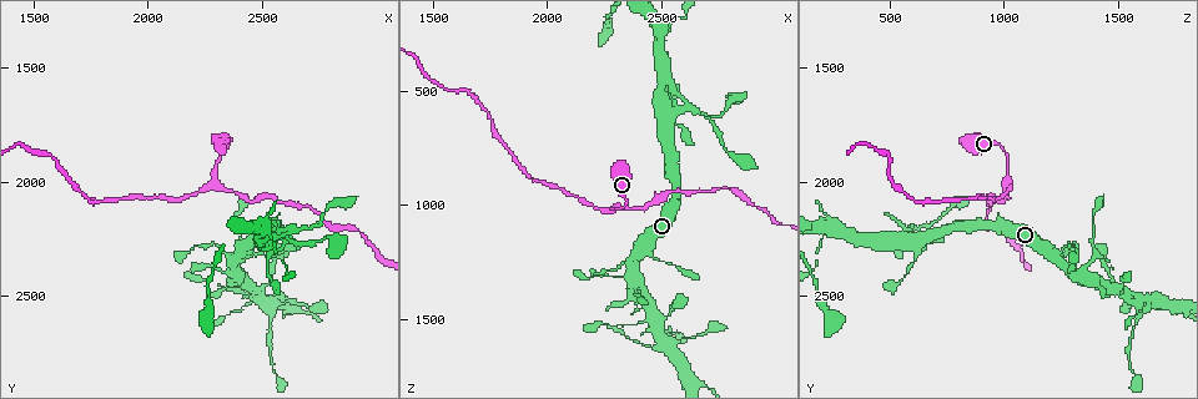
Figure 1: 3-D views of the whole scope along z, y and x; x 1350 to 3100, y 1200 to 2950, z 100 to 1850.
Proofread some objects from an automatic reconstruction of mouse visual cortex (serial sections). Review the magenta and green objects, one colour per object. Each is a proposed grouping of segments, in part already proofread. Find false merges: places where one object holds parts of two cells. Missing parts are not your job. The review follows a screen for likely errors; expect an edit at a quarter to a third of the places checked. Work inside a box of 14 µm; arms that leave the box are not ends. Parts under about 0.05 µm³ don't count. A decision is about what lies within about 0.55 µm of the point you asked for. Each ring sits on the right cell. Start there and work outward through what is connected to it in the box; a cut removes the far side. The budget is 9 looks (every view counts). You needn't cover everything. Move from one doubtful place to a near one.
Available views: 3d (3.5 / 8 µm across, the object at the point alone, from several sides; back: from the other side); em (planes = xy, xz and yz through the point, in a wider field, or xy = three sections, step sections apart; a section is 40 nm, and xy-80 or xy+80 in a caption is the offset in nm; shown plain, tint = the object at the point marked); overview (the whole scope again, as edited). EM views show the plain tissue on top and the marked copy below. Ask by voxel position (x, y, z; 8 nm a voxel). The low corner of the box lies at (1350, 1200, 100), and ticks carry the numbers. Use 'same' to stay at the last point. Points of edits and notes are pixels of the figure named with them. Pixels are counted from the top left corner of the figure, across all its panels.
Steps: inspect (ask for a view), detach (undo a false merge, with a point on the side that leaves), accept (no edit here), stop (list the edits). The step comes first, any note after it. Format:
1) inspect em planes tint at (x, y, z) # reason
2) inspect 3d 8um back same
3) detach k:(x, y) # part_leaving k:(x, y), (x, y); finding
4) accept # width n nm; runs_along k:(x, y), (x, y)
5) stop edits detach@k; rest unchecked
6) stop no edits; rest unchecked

inspect 3d 8um back at (2390, 2380, 1350) # calibre changes

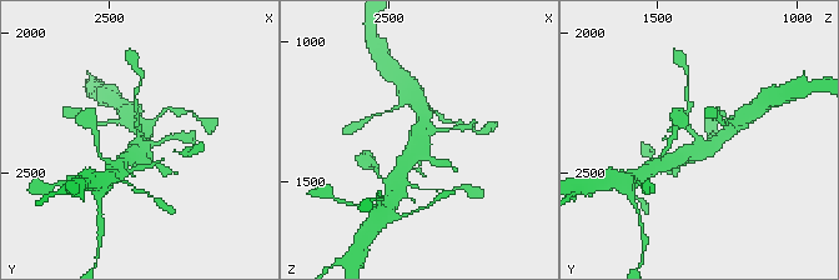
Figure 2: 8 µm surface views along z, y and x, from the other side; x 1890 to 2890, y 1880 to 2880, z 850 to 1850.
inspect 3d 3.5um back at (2390, 2380, 1360) # zoom in

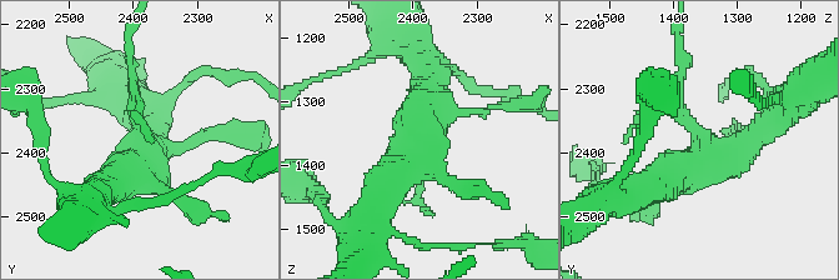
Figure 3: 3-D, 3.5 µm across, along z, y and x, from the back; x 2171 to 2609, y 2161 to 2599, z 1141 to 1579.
inspect em xy step 5 tint at (2385, 2370, 1365) # shape alone is not enough

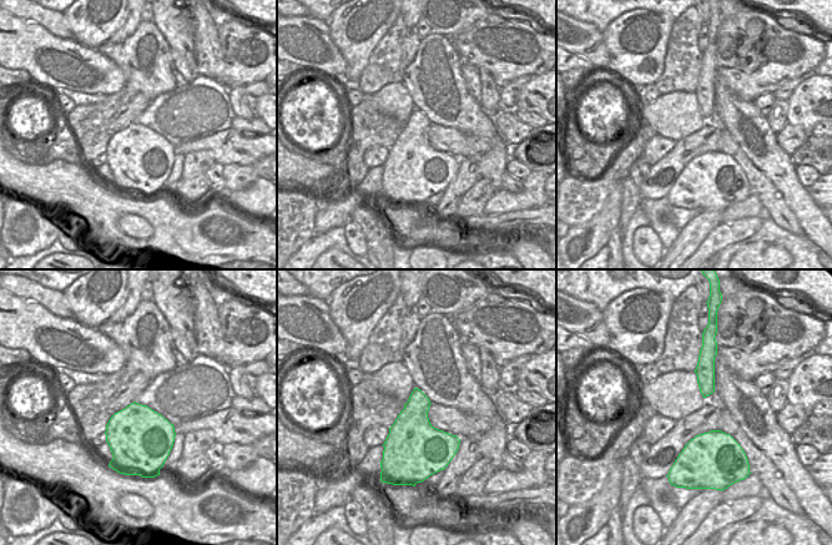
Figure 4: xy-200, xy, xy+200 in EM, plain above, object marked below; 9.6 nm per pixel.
accept # runs_along 3:(777, 116), (732, 154), (646, 189); continuous, no second cell

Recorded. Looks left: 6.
inspect 3d 8um at (2540, 2570, 1590) # abrupt turn

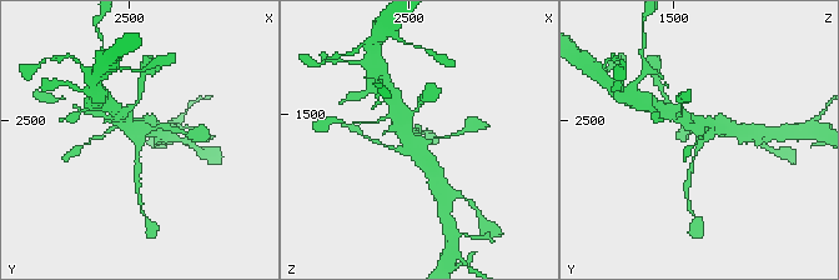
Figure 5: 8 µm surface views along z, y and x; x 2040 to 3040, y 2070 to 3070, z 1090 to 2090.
inspect 3d 3.5um at (2540, 2570, 1600)

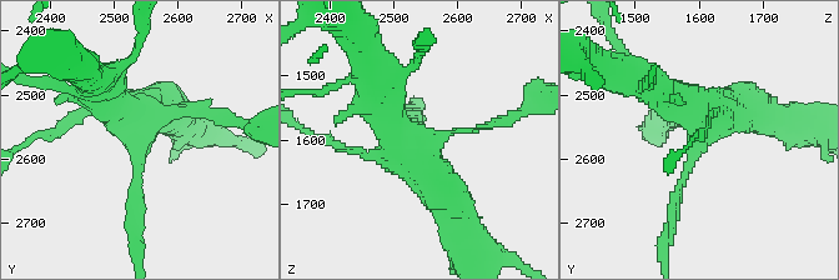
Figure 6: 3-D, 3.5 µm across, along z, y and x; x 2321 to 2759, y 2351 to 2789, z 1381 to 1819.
inspect em planes tint at (2535, 2570, 1595)

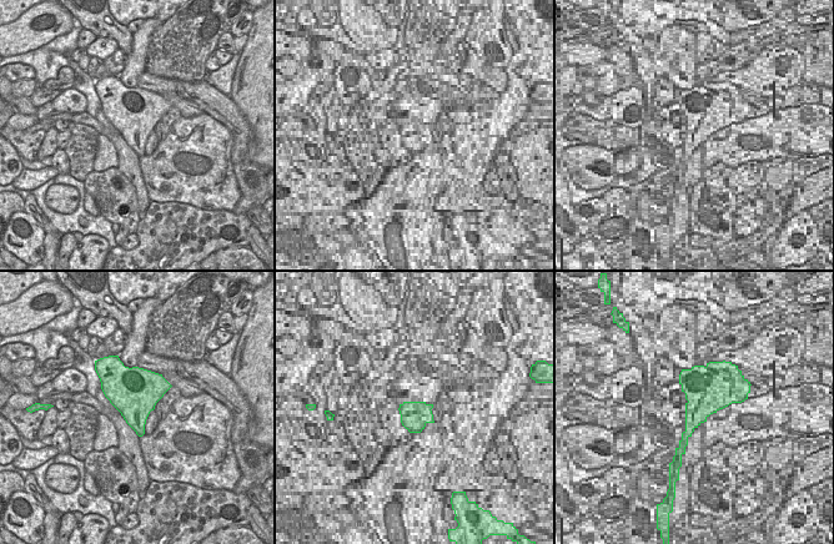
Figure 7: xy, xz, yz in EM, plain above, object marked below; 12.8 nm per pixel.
accept # runs_along 6:(377, 90), (397, 135), (455, 211); continuous, no second cell

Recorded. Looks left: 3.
inspect 3d 8um back at (2520, 2290, 630) # looks like a crossing

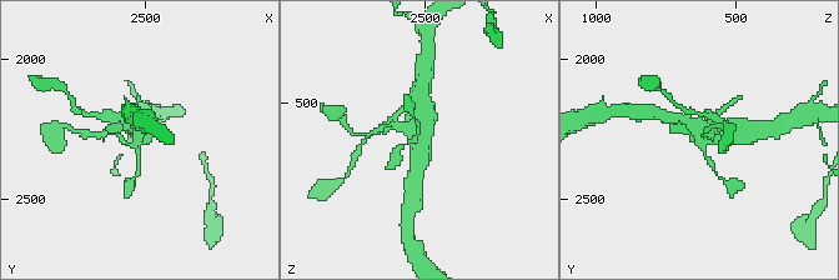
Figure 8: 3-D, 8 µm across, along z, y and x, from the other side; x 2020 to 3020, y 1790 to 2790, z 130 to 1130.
inspect 3d 3.5um back at (2530, 2280, 630)

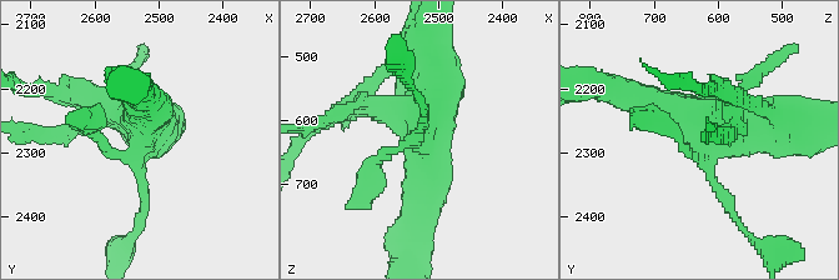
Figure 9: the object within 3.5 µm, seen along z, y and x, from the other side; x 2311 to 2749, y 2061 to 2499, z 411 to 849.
inspect em xy step 3 tint at (2525, 2280, 620)

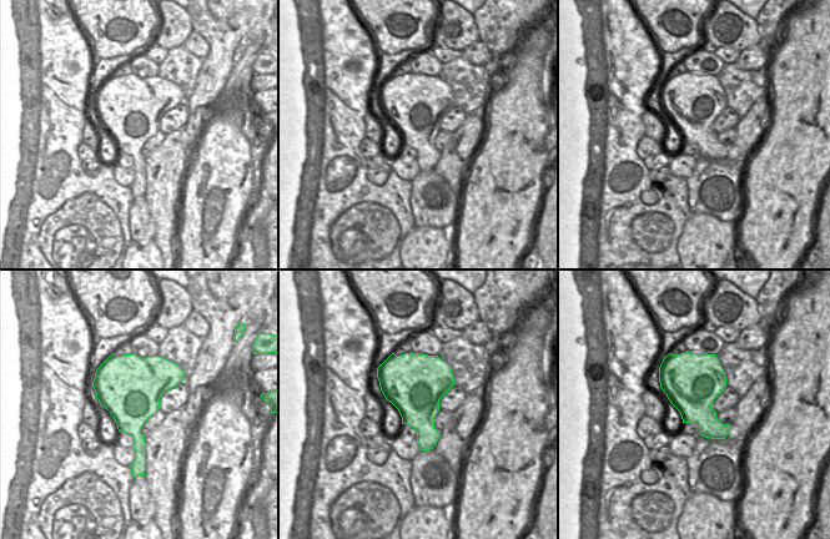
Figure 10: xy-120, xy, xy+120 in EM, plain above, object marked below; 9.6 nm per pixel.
accept # continuous, no second cell

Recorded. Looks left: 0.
stop no edits; rest unchecked

